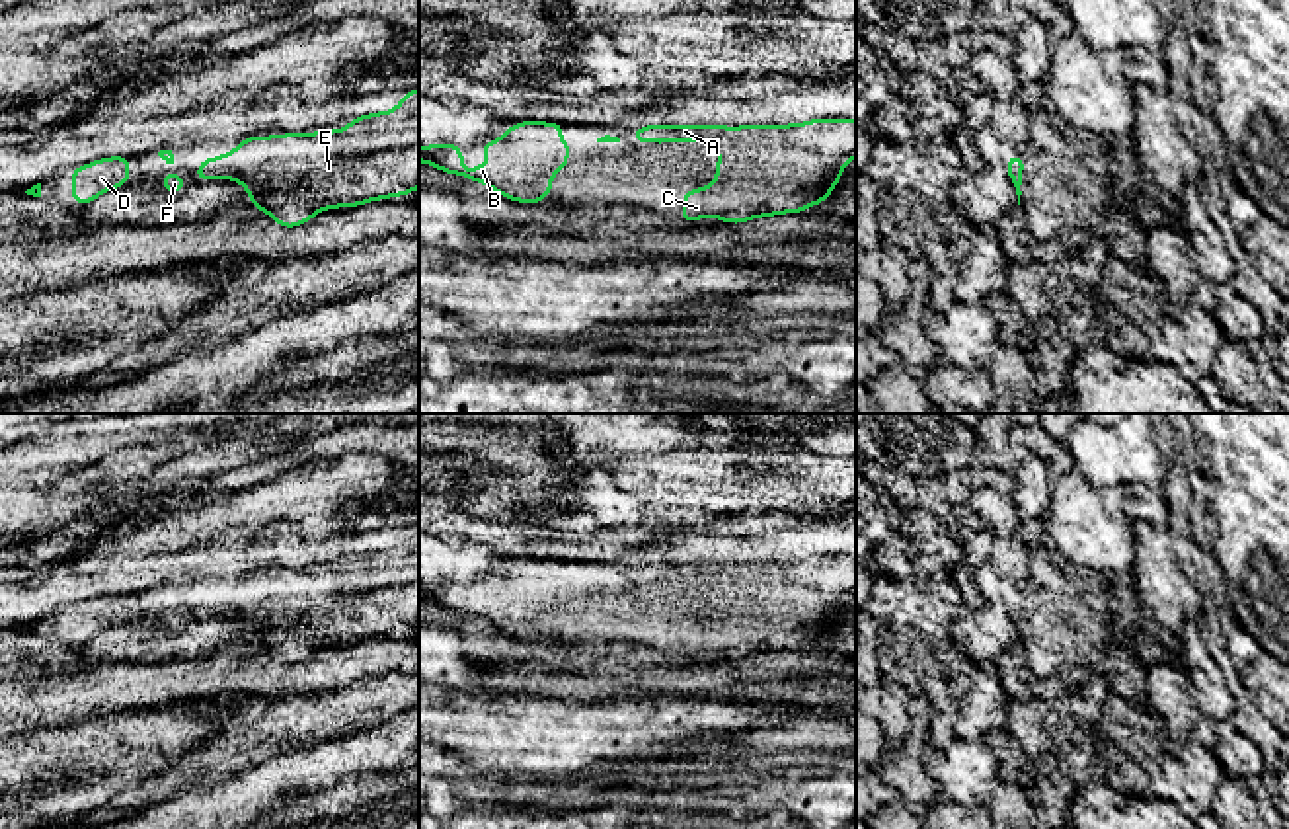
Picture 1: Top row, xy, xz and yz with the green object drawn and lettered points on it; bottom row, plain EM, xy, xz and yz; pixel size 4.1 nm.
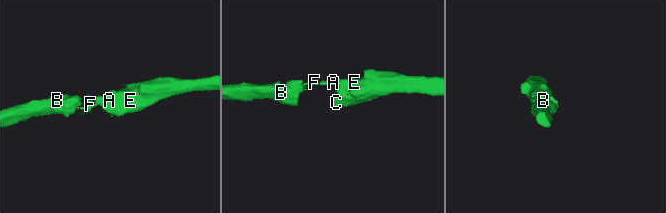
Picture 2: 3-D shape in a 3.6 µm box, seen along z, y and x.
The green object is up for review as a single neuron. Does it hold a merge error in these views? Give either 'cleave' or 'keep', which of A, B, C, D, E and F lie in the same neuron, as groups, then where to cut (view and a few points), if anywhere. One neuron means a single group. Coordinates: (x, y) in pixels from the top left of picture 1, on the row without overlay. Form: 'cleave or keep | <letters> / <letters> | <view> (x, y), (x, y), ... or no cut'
keep | A B C D E F | no cut

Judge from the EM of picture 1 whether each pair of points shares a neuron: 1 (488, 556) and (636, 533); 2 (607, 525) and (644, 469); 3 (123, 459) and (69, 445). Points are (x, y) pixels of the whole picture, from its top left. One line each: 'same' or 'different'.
1: different
2: different
3: different

